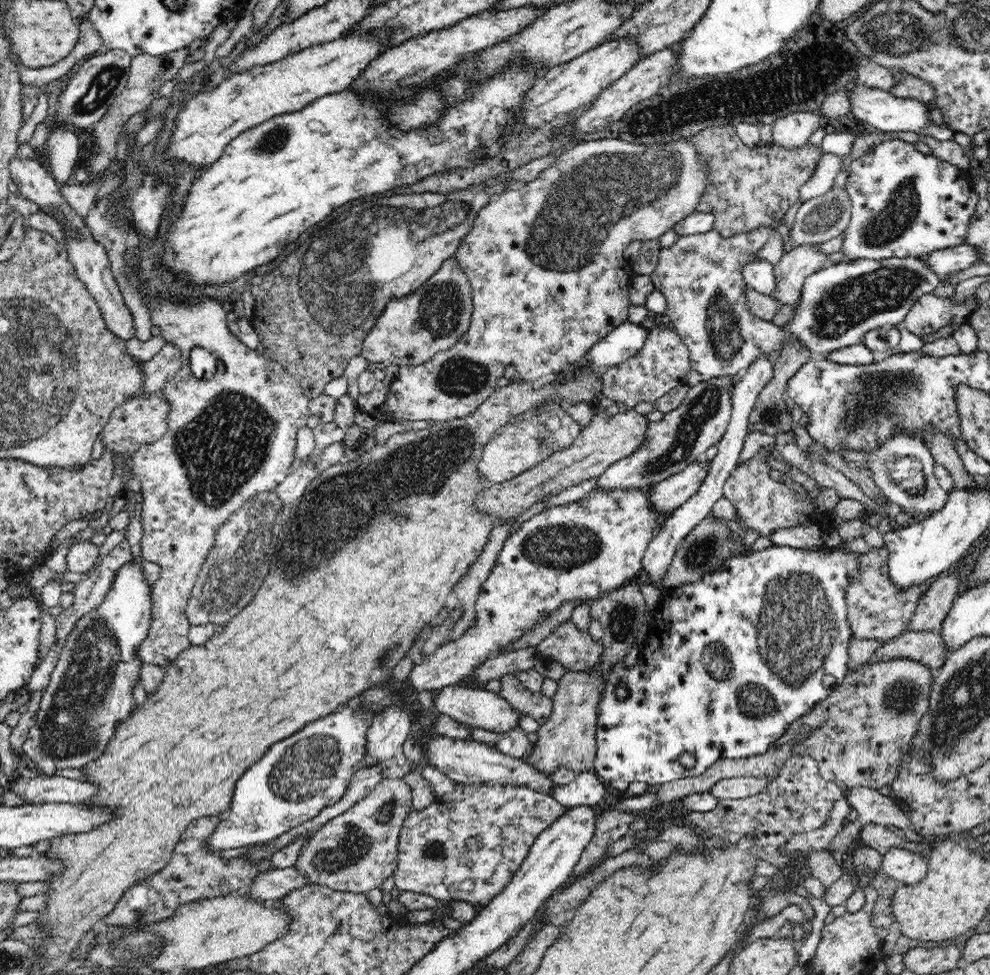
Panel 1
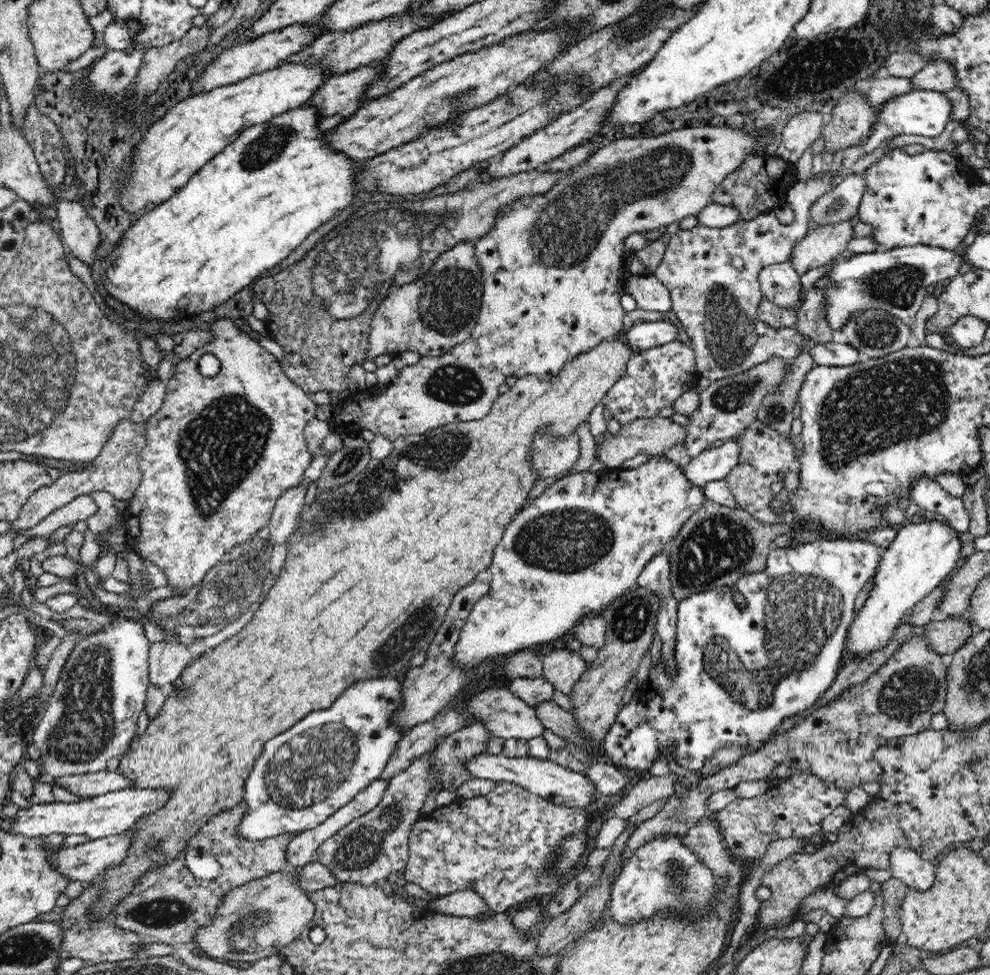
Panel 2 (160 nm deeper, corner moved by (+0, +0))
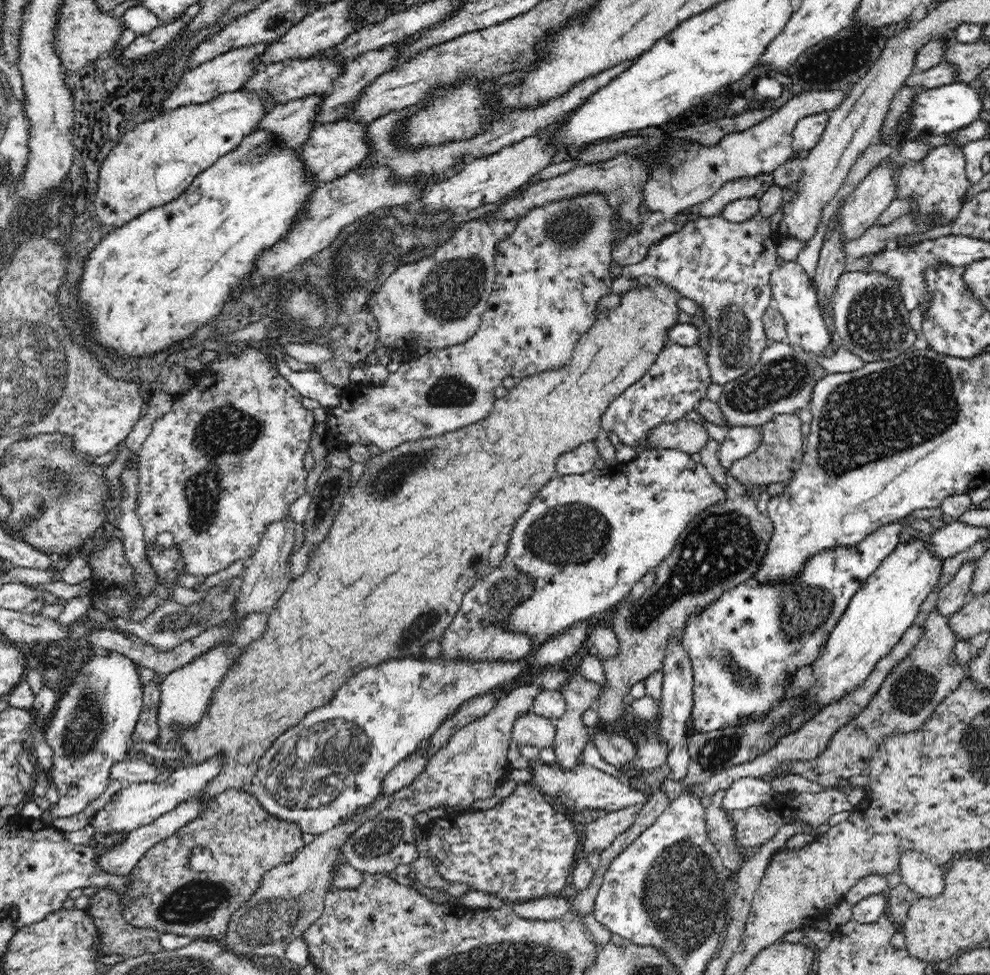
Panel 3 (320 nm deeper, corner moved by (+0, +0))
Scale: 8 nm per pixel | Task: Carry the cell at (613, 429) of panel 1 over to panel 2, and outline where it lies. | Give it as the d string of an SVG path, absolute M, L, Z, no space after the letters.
M670 417L639 418L634 422L622 425L618 438L606 433L606 438L600 444L600 450L596 456L600 457L600 462L604 462L606 466L613 469L621 467L625 460L630 460L636 455L654 456L672 450L674 446L684 444L686 438L688 438L688 433L686 433L685 426L676 423Z

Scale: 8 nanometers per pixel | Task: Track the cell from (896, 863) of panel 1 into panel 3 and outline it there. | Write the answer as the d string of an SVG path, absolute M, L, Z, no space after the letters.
M906 851L900 856L900 875L903 883L918 897L937 897L942 894L946 869L936 867L925 852Z

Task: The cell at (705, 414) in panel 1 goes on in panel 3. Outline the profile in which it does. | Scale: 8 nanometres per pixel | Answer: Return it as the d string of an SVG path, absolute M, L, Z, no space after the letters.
M773 342L762 351L760 361L744 376L736 378L732 382L723 385L723 391L718 403L727 426L734 428L736 426L761 426L765 422L772 420L776 415L798 414L802 409L809 408L809 402L812 398L813 388L817 380L826 378L828 373L824 367L818 363L818 357L804 349L792 347L788 342Z

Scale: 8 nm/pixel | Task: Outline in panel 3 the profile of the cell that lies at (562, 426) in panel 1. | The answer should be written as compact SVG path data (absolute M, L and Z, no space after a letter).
M594 442L580 444L580 448L566 452L556 462L557 475L581 475L591 471L595 466L594 462L601 458L600 452Z

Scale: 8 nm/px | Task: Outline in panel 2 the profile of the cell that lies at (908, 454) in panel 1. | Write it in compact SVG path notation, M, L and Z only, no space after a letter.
M928 477L914 480L911 488L911 501L927 510L928 516L942 518L958 533L969 528L970 515L961 498L950 495L938 481Z

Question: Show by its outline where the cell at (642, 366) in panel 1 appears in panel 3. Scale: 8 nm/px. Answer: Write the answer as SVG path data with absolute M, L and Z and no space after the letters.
M671 342L657 357L656 363L641 380L620 393L601 418L601 427L606 433L613 432L622 444L637 450L639 447L652 449L648 447L652 429L684 418L688 412L695 410L701 400L707 398L708 387L714 384L708 353L699 345L681 346Z

